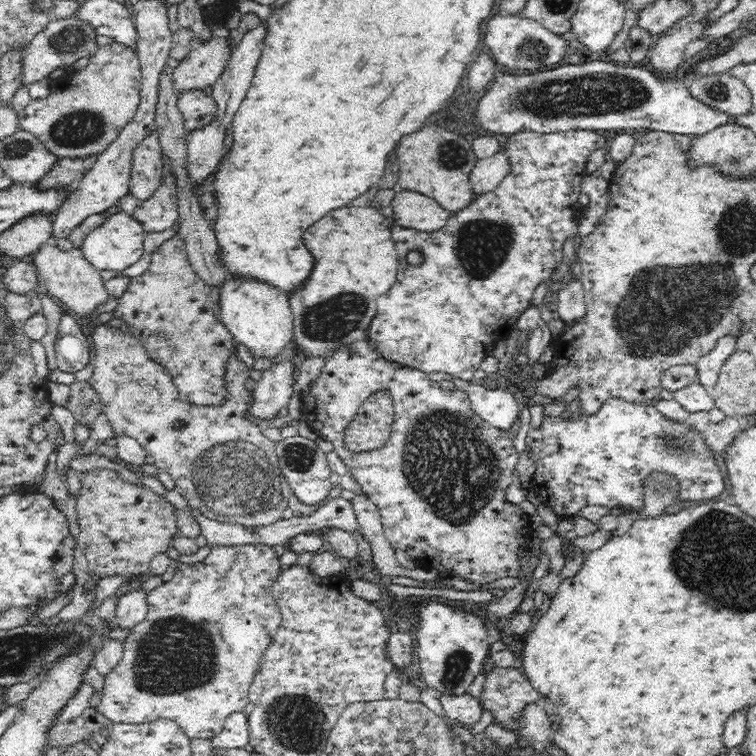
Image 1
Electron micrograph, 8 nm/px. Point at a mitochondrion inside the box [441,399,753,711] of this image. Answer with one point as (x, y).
(680, 446)

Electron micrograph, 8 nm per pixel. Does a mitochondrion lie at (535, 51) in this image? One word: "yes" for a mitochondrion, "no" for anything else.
yes

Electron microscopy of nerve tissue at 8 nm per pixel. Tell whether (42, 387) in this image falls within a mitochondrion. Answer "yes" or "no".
no

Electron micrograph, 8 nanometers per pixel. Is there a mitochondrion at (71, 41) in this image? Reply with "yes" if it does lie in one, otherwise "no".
yes

